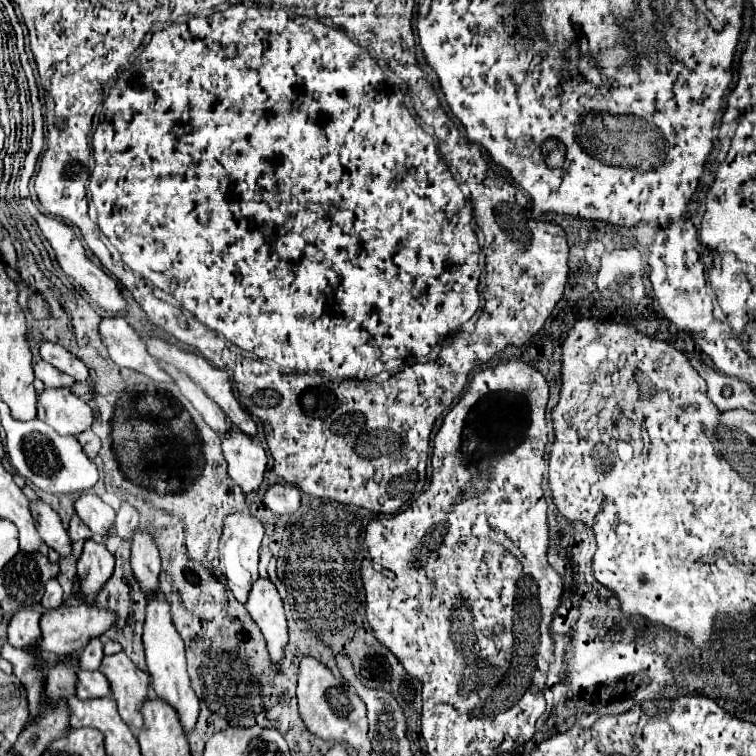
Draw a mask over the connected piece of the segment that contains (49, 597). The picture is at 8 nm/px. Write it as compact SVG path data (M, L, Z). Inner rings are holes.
M51 580L47 584L47 590L45 590L43 598L41 598L41 608L43 610L57 610L61 606L61 596L63 596L63 590L61 590L59 582Z

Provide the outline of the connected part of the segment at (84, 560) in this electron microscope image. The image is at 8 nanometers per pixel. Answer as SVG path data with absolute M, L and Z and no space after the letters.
M85 540L83 554L77 562L77 574L81 580L83 598L95 598L101 586L113 574L115 556L105 548L105 544L95 540Z

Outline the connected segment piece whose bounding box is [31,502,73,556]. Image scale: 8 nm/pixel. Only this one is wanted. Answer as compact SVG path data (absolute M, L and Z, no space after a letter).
M31 502L31 512L33 512L37 532L43 538L43 542L49 548L53 548L59 556L69 556L73 542L71 542L67 530L63 528L57 512L45 502Z

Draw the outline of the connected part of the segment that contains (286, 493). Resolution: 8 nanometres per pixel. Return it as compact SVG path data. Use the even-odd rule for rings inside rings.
M273 484L267 488L263 502L275 514L293 514L299 508L301 492L289 484Z

